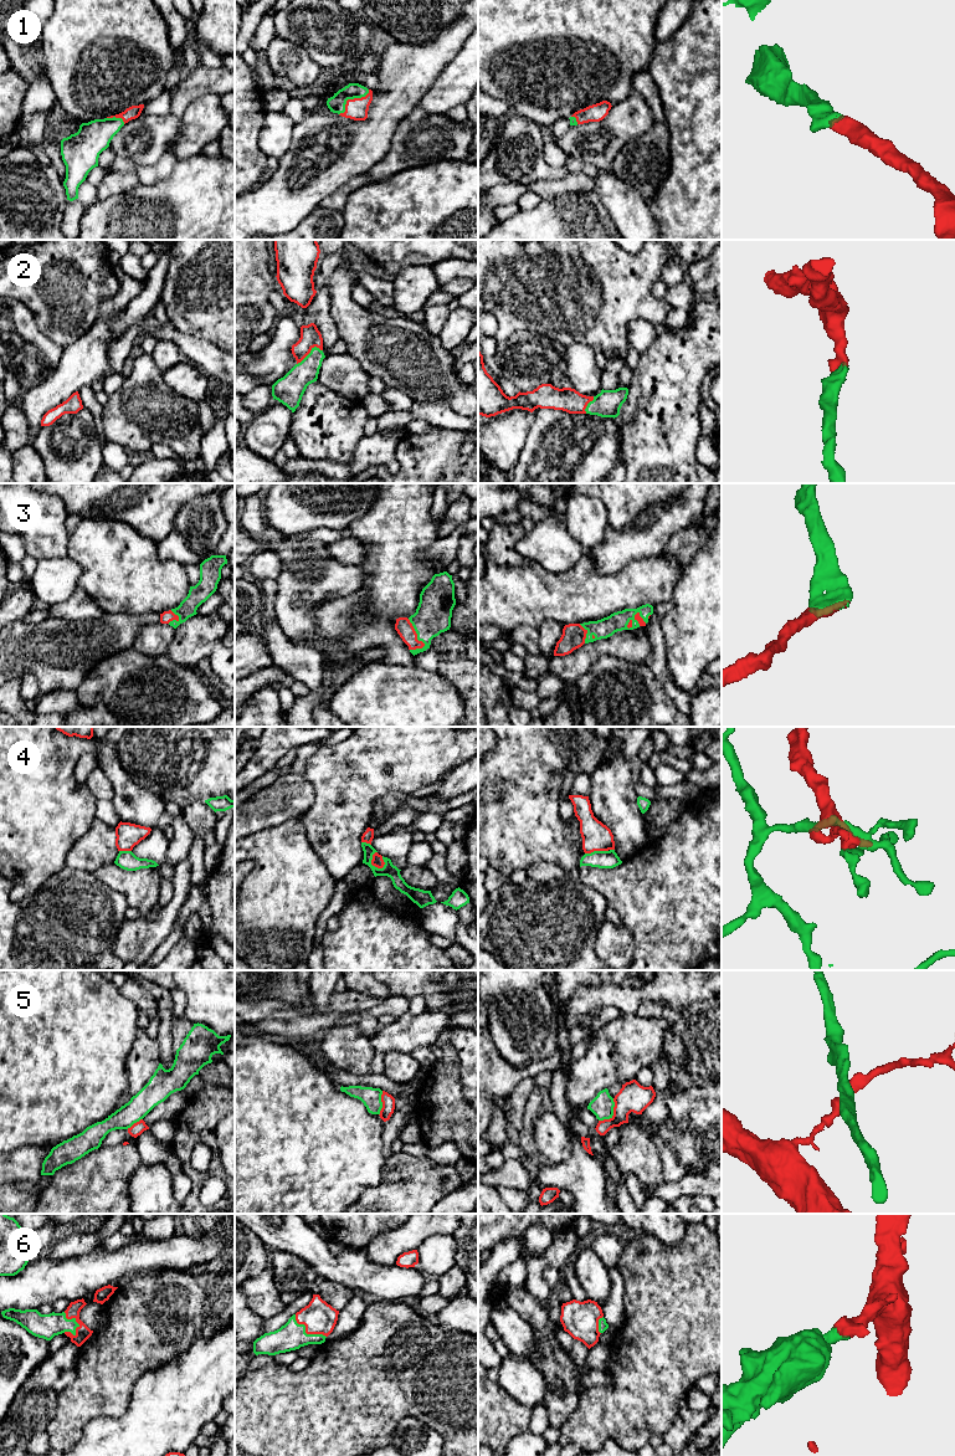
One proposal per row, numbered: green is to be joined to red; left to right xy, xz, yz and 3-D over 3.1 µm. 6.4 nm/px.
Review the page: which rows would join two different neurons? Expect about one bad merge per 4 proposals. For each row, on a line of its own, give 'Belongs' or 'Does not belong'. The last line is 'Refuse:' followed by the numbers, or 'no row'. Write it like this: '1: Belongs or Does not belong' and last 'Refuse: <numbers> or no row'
1: Belongs
2: Belongs
3: Belongs
4: Does not belong
5: Does not belong
6: Belongs
Refuse: 4, 5

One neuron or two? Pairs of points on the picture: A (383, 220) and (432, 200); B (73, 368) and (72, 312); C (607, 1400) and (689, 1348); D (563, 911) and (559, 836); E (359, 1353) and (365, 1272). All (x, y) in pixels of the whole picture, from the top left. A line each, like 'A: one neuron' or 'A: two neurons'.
A: one neuron
B: two neurons
C: one neuron
D: two neurons
E: two neurons

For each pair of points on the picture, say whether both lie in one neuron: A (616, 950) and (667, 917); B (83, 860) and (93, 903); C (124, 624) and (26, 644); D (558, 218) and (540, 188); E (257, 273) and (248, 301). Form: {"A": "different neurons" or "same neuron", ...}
{"A": "different neurons", "B": "different neurons", "C": "same neuron", "D": "different neurons", "E": "same neuron"}

